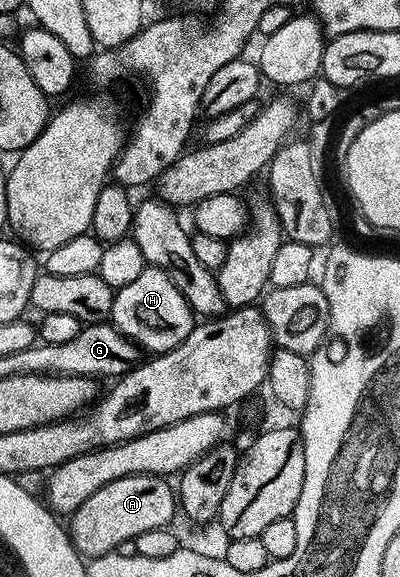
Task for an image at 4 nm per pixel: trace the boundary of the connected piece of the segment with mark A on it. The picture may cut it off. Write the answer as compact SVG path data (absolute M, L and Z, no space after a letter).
M130 475L109 481L89 501L85 501L70 516L69 534L75 550L84 557L109 555L122 540L136 539L149 529L168 526L177 515L177 491L161 475Z

